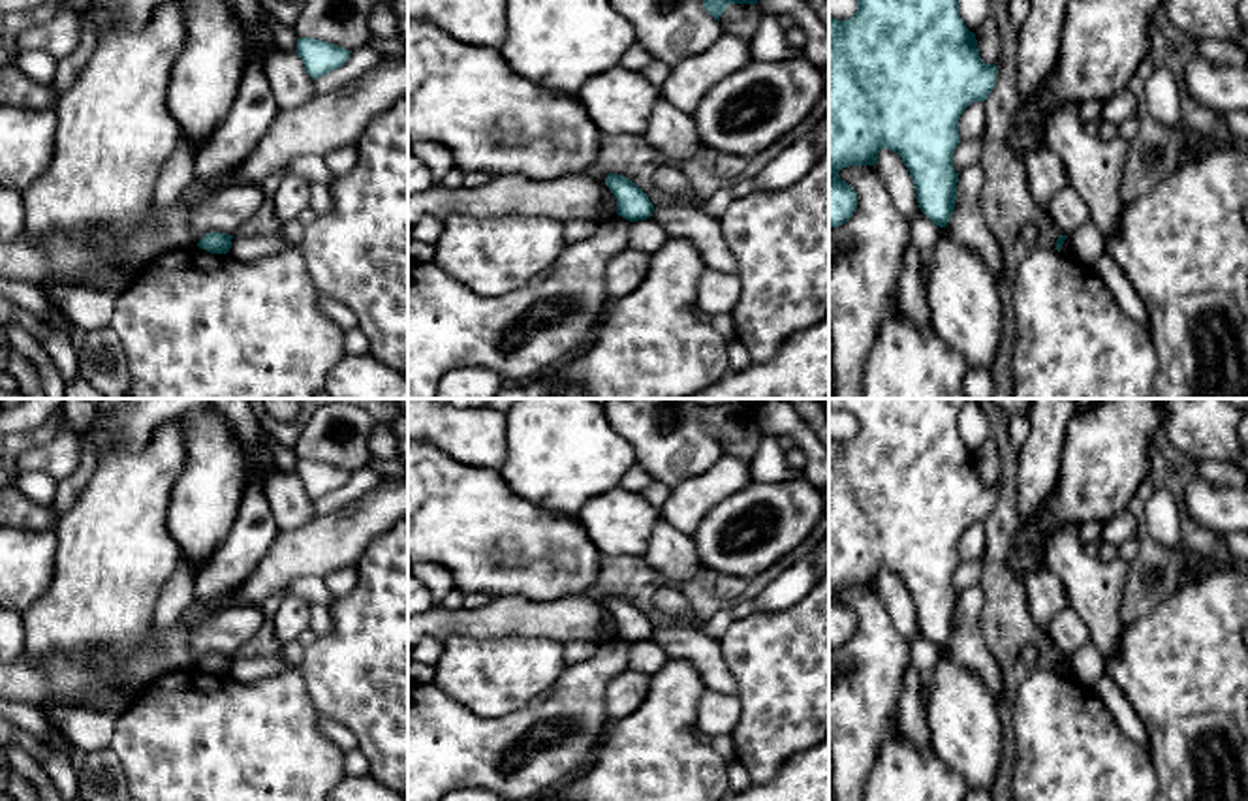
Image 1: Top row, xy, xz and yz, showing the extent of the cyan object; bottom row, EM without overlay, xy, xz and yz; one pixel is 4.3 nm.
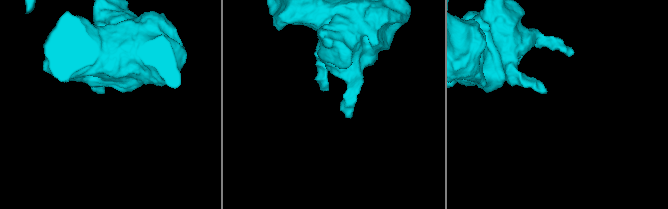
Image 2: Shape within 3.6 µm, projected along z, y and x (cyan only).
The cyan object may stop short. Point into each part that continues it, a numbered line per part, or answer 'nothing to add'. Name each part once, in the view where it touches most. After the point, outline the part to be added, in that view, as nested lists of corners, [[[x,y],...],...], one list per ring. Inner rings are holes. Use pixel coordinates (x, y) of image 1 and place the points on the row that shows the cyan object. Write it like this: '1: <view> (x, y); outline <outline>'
nothing to add

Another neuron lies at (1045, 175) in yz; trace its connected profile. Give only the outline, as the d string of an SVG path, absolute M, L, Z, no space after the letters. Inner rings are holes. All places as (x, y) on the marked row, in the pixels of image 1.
M1041 143L1024 156L1024 171L1028 192L1041 207L1068 186L1064 164L1047 143Z

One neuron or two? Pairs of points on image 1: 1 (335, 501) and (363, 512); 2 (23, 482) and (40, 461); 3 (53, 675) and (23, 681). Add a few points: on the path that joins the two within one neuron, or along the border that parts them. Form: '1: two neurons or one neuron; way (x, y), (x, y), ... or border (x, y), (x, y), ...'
1: two neurons; border (384, 478), (361, 497), (314, 518)
2: two neurons; border (19, 472), (44, 471), (57, 480)
3: one neuron; way (46, 681), (31, 681)

